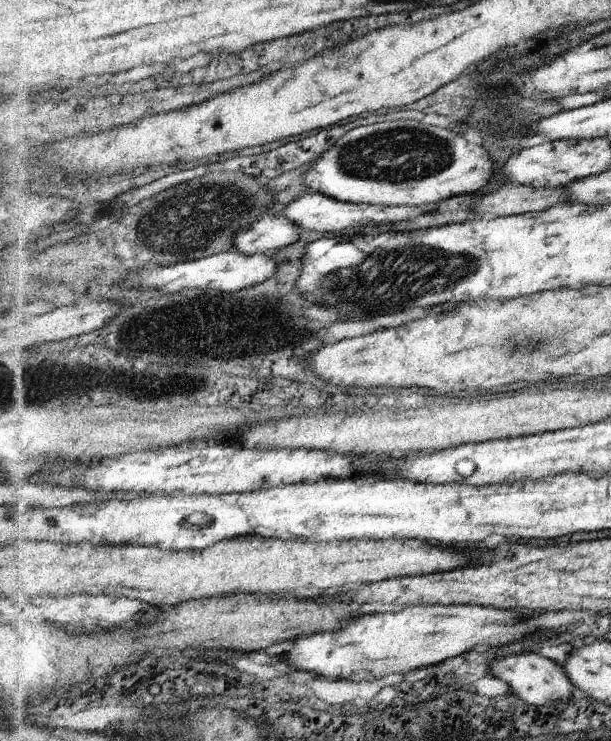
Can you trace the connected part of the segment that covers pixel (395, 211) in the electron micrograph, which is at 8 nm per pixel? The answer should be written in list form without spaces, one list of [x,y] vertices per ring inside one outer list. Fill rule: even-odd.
[[[309,193],[305,196],[294,199],[292,203],[284,210],[282,216],[291,220],[294,224],[306,228],[306,230],[316,230],[316,232],[337,232],[341,230],[348,230],[349,228],[364,228],[375,227],[376,225],[384,225],[388,223],[388,226],[395,225],[396,222],[404,222],[404,220],[414,220],[422,214],[428,214],[428,212],[434,212],[437,210],[422,209],[421,207],[413,206],[392,206],[392,205],[371,205],[364,203],[351,203],[341,201],[320,193]]]

